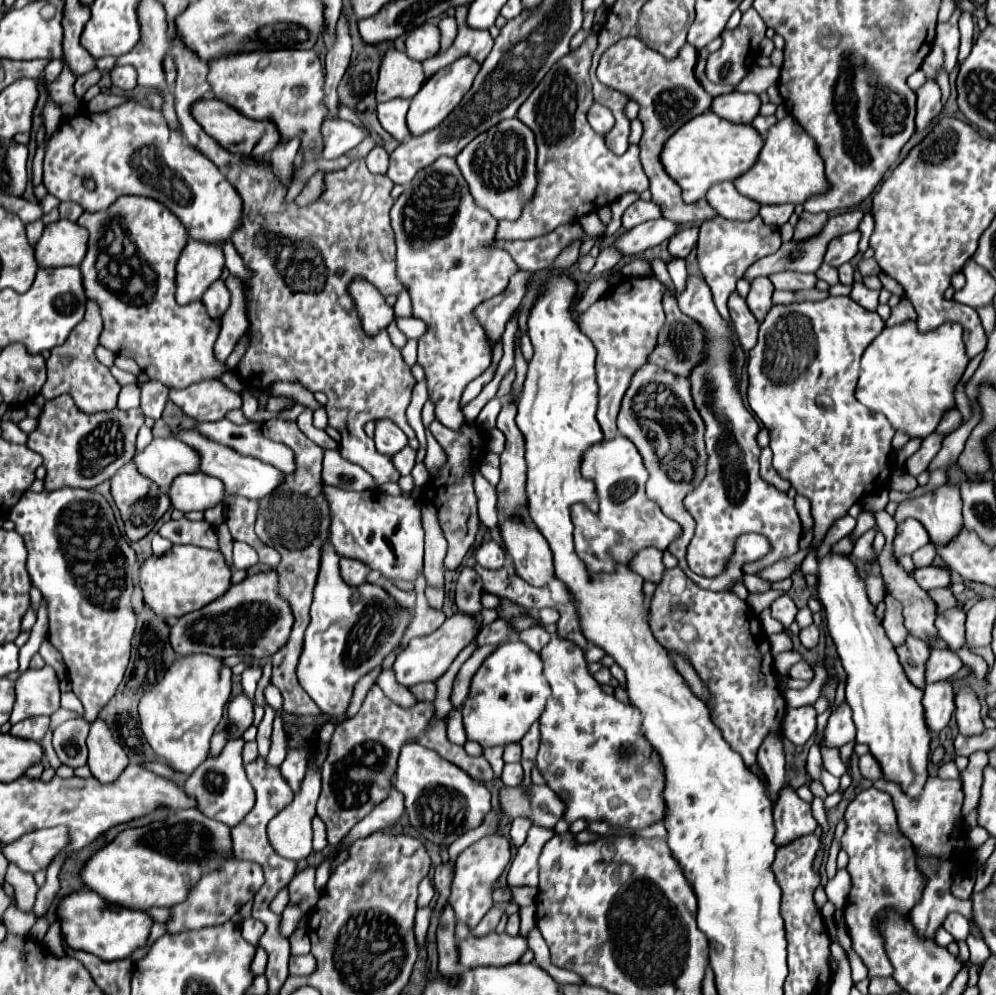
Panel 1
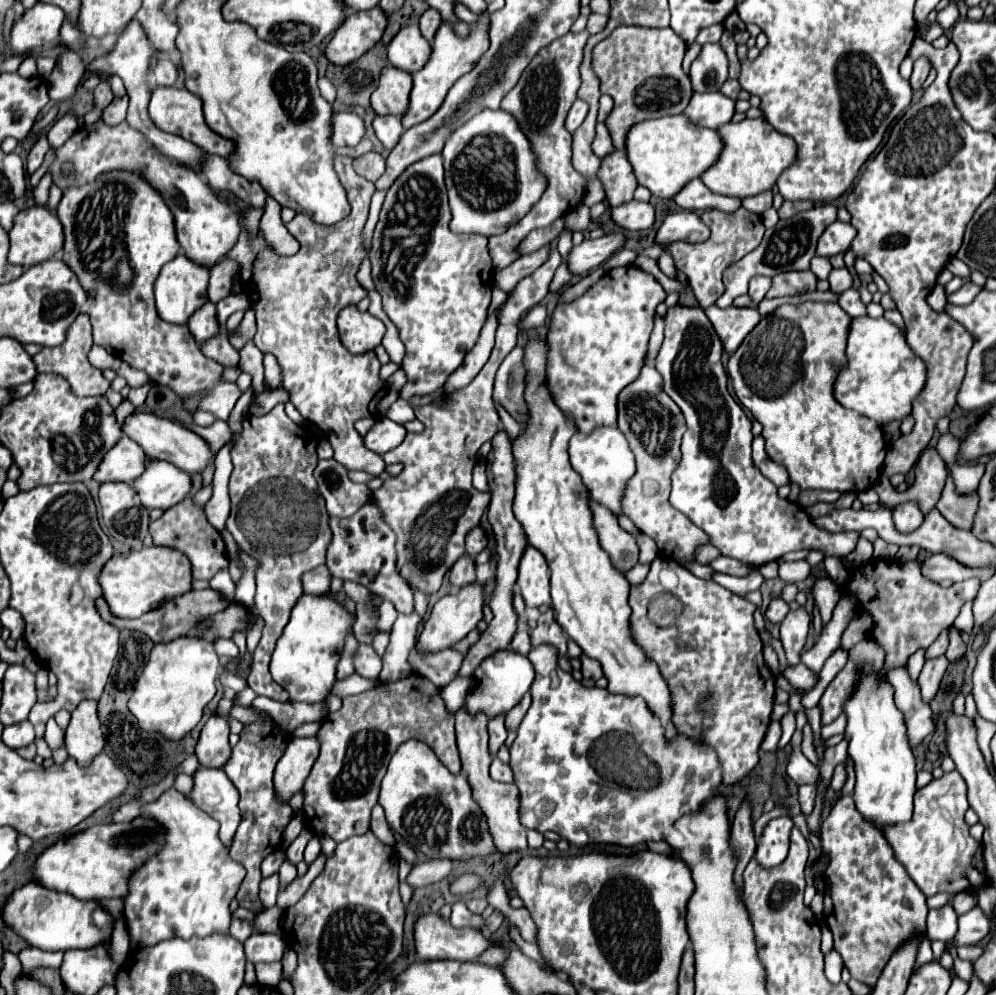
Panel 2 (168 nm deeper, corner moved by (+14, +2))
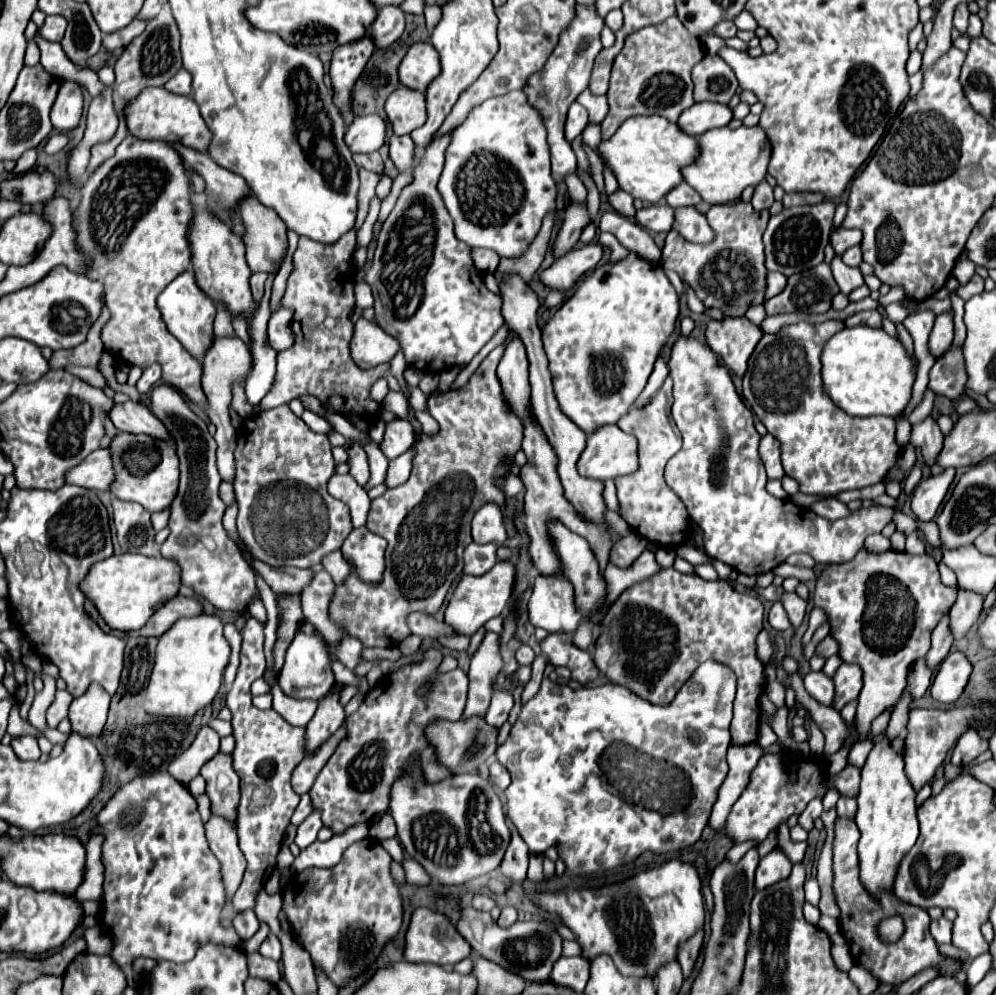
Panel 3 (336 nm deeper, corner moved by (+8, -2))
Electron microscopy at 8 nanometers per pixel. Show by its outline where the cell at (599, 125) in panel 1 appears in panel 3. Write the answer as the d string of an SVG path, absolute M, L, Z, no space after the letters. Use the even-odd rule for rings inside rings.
M572 103L570 109L568 109L568 115L566 115L566 127L564 127L564 137L568 141L574 141L582 129L586 127L588 123L588 111L580 105L580 103Z

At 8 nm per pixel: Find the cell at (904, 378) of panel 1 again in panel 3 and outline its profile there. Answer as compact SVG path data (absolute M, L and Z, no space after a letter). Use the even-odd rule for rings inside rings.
M866 325L844 327L826 341L820 361L824 391L848 415L898 417L912 397L912 385L916 379L914 363L902 343L890 337L884 329L872 329Z

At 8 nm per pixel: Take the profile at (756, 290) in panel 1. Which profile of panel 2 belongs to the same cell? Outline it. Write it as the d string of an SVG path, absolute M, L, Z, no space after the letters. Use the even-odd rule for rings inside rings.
M752 277L748 295L754 301L754 305L758 305L764 299L764 295L766 295L768 289L770 289L770 277Z

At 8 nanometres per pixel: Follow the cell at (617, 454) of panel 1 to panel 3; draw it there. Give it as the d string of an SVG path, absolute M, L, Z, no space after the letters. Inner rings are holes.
M604 425L588 435L588 443L578 461L578 471L592 479L614 479L638 469L636 439L618 425Z

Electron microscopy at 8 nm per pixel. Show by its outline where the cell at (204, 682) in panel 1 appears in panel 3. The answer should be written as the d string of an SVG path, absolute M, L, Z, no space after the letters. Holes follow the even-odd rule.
M200 613L198 617L176 621L166 633L162 633L144 701L146 713L164 717L192 717L196 711L212 703L230 657L230 645L222 629L224 621L220 617Z

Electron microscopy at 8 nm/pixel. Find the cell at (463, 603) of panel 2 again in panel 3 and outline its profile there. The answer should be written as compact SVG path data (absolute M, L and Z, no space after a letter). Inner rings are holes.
M496 561L496 565L486 575L464 575L446 607L446 623L454 627L458 633L464 633L466 637L474 635L488 619L498 617L504 611L504 607L512 599L514 583L516 567L512 561Z

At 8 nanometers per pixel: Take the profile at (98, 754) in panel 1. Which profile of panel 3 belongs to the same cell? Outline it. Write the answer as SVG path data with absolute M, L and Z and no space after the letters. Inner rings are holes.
M90 685L90 689L80 697L74 697L70 705L68 719L72 723L72 731L86 737L98 737L104 729L108 707L110 695L100 685Z

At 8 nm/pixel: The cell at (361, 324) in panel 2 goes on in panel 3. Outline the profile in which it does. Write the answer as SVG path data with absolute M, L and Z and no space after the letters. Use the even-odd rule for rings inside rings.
M358 319L354 325L354 337L350 349L356 365L362 369L370 369L374 365L390 363L392 357L400 351L400 345L392 335L384 333L372 321Z

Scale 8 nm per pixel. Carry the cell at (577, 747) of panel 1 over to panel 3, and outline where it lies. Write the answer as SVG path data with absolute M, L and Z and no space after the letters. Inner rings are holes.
M710 661L694 671L694 675L682 685L678 691L678 697L670 705L652 705L650 701L630 693L628 689L612 683L604 683L602 687L588 687L582 691L572 691L566 685L558 685L550 679L542 679L542 685L538 693L522 705L522 711L516 719L516 723L510 729L508 739L498 747L496 757L498 761L508 769L512 783L504 791L506 795L506 815L512 821L512 825L518 829L520 837L526 841L530 853L544 853L548 847L558 849L558 857L566 863L566 871L574 875L586 875L586 873L598 873L598 871L608 871L618 865L630 863L638 859L644 851L652 853L668 853L668 851L682 851L692 847L700 835L702 829L708 825L708 817L712 811L712 805L716 801L718 787L722 785L728 765L726 765L726 749L730 745L730 721L732 721L732 703L734 703L734 693L736 693L736 677L728 665L722 665L718 661ZM638 751L658 759L658 761L638 761ZM600 789L608 791L608 795L600 795Z

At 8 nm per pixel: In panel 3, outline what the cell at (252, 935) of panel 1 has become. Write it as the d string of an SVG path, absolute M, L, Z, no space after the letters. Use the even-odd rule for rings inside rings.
M246 909L246 911L234 915L232 925L234 925L238 937L240 937L242 941L246 941L246 939L250 939L250 937L258 931L260 921L258 921L258 917L256 917L256 913L254 913L252 909Z

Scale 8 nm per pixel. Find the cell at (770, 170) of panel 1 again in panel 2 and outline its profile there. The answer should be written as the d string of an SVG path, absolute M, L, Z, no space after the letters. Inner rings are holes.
M744 119L742 123L726 123L718 129L720 137L724 137L724 151L720 153L716 165L702 173L702 181L706 187L718 195L730 195L738 199L746 199L764 191L770 191L780 173L788 169L796 157L798 149L792 137L778 133L768 125L766 119Z

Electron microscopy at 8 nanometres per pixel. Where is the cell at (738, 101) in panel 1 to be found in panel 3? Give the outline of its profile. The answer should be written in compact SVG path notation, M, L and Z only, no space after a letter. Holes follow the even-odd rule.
M694 103L690 109L686 109L680 119L678 127L692 135L698 137L710 129L726 127L732 119L732 109L728 105L718 105L718 103Z

